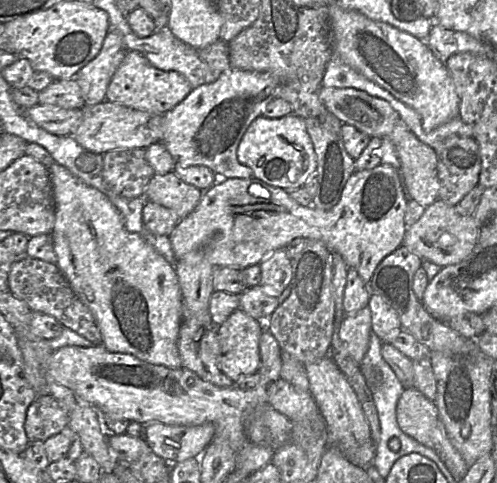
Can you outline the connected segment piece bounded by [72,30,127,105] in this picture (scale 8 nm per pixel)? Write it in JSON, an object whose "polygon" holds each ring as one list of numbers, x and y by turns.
{"polygon":[[110,30,99,53,72,78,79,85,86,105,105,100,107,87,126,53,122,33]]}

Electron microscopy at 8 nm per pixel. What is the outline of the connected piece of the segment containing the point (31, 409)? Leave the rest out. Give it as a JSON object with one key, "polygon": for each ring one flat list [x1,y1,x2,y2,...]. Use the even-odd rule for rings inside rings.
{"polygon":[[48,393,37,397,27,408,24,428,29,441,45,441,68,431,67,411]]}

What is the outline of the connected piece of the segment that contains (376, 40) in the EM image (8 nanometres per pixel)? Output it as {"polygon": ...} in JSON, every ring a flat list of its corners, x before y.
{"polygon":[[337,4,329,7,333,55,370,81,388,91,394,98,414,109,421,117,423,130,429,132,459,116,459,97,445,66,424,40,400,31,383,22,373,21,363,14,344,10]]}

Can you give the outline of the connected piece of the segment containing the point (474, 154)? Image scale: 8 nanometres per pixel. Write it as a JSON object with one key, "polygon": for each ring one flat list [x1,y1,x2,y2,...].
{"polygon":[[452,136,435,150,440,188,438,199,457,205,478,185,481,158,473,137]]}

